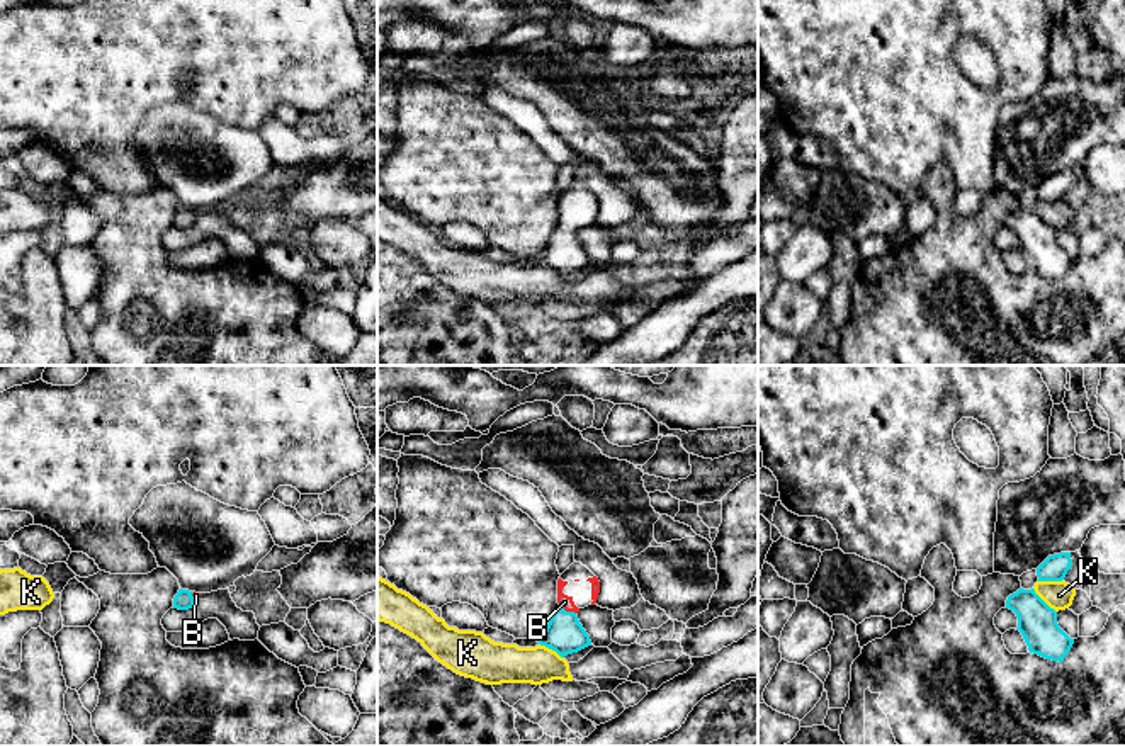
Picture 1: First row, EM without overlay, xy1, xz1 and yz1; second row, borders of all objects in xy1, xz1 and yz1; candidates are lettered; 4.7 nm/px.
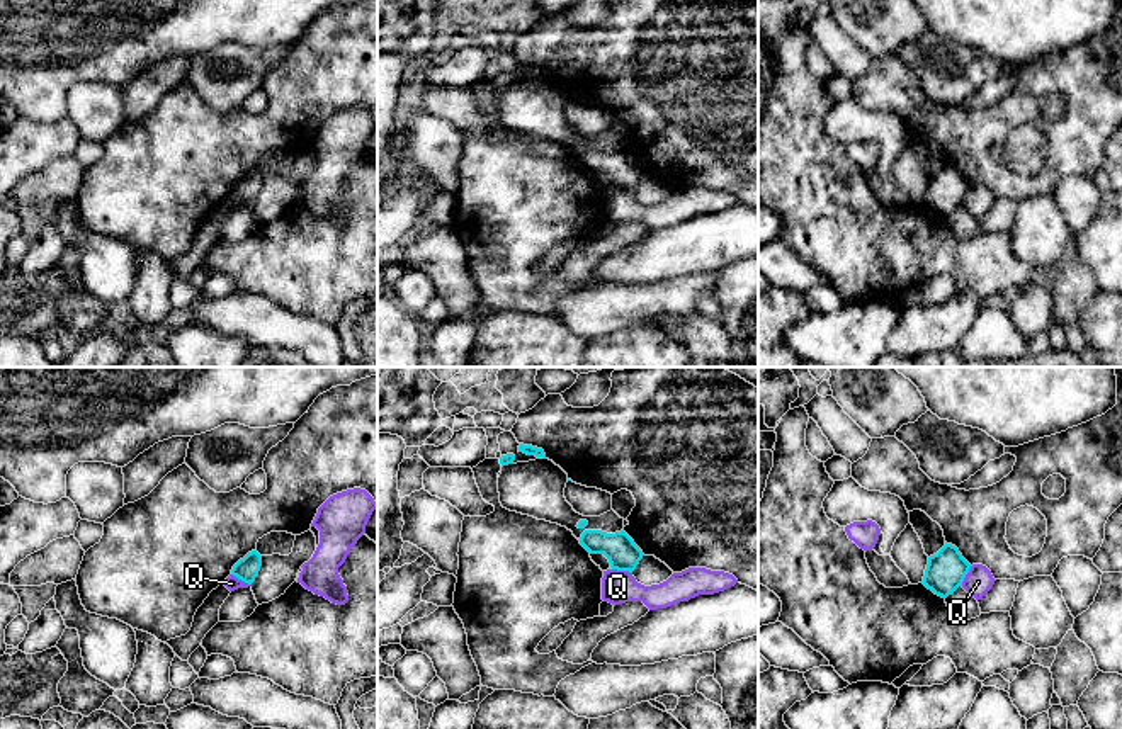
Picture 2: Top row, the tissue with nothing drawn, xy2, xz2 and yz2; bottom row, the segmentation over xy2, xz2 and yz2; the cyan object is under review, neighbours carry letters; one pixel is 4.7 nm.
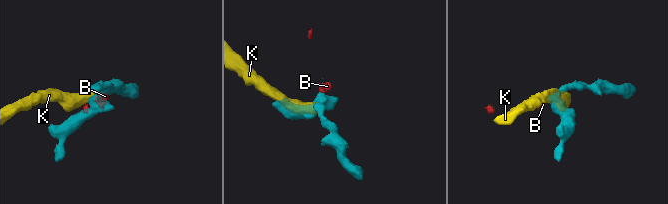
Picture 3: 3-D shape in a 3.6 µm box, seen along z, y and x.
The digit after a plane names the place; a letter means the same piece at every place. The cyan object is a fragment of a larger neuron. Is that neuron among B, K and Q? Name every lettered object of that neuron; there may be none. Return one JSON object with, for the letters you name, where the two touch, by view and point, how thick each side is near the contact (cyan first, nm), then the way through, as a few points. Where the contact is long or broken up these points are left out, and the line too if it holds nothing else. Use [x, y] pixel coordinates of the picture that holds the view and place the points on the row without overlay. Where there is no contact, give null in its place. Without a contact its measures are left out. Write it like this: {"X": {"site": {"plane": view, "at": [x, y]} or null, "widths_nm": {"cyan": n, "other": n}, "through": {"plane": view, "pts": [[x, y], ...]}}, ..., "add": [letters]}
{"B": {"site": {"plane": "xz1", "at": [568, 231]}, "widths_nm": {"cyan": 180, "other": 70}, "through": {"plane": "xz1", "pts": [[565, 254], [568, 231], [565, 221]]}}, "add": ["B"]}

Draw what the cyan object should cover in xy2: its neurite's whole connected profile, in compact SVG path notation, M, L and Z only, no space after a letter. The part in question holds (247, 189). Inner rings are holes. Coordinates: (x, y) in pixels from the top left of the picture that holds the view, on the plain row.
M252 170L233 185L231 194L252 204L258 195L260 185L262 175L257 170Z

